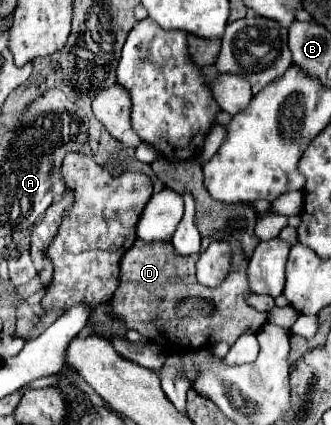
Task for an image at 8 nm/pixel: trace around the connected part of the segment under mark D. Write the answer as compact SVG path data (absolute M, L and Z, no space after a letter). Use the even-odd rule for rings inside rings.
M138 239L120 261L120 285L110 301L112 313L124 321L126 329L138 331L140 335L156 343L166 355L176 353L174 337L180 347L208 347L212 345L212 341L226 341L234 345L240 335L258 333L260 327L266 323L266 313L260 313L246 303L246 293L250 291L246 279L248 259L244 257L240 243L236 243L234 239L230 241L230 247L230 275L224 279L222 285L210 289L202 287L194 277L198 255L180 255L170 241L144 243ZM188 297L212 303L212 313L196 311L192 315L178 315L178 303Z

